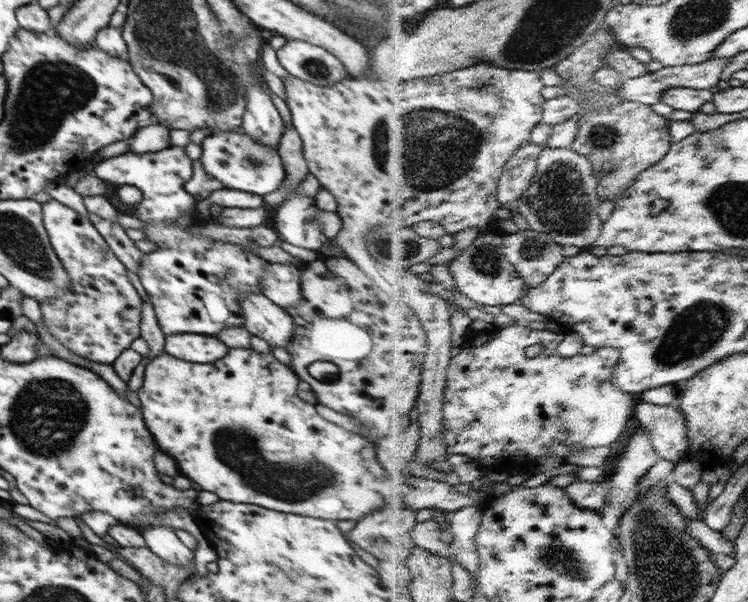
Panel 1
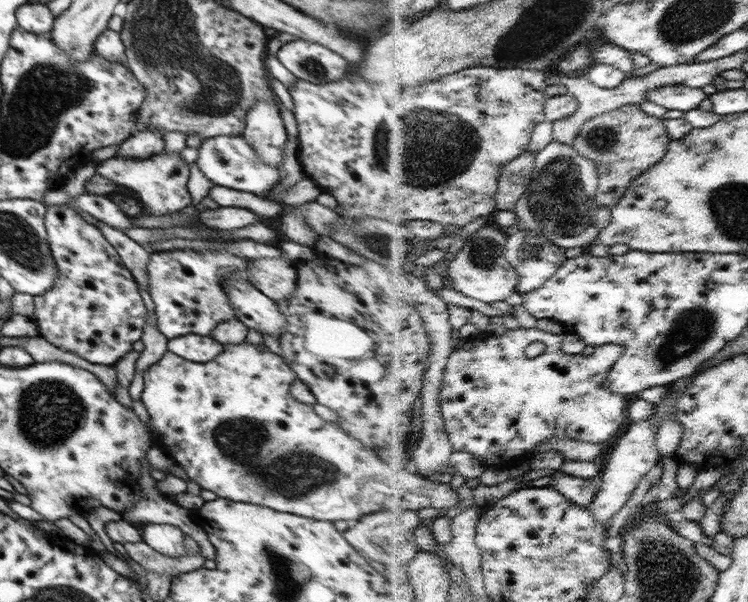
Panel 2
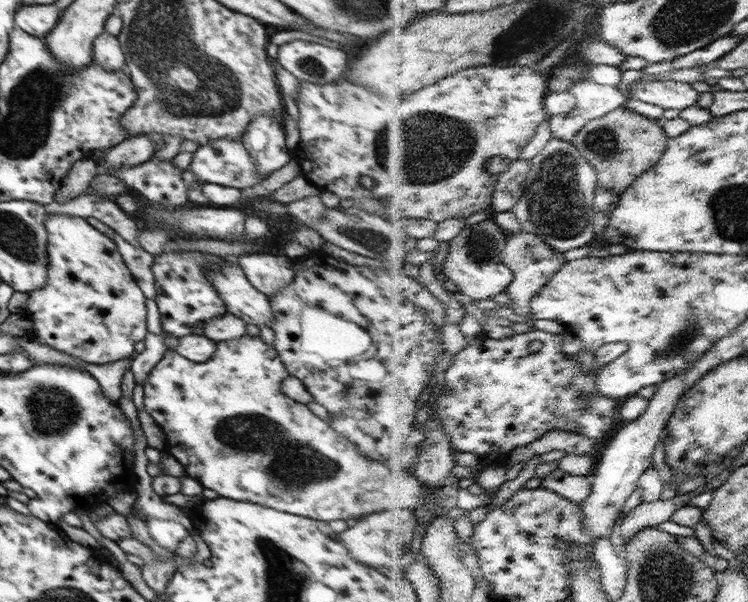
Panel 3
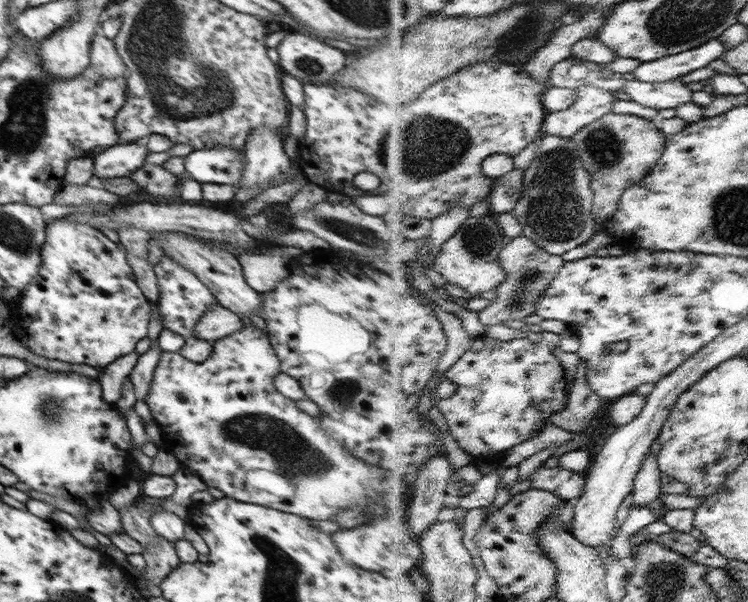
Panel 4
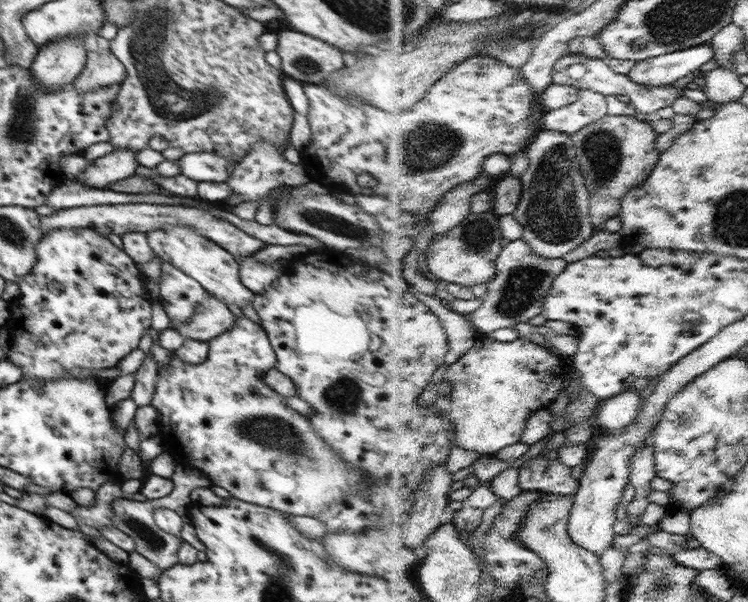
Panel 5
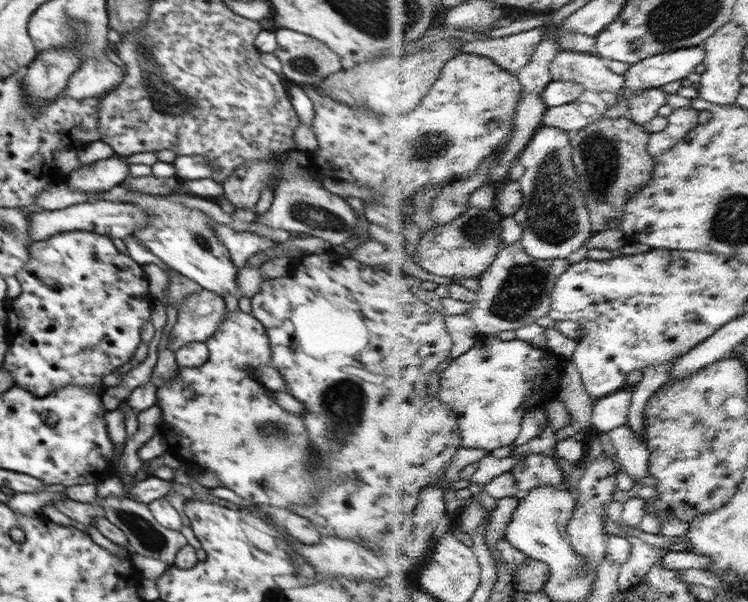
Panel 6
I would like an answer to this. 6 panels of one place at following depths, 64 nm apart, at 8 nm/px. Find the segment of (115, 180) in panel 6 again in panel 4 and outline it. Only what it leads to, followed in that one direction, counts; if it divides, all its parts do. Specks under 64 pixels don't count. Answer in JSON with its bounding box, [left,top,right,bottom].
[92,140,148,181]

